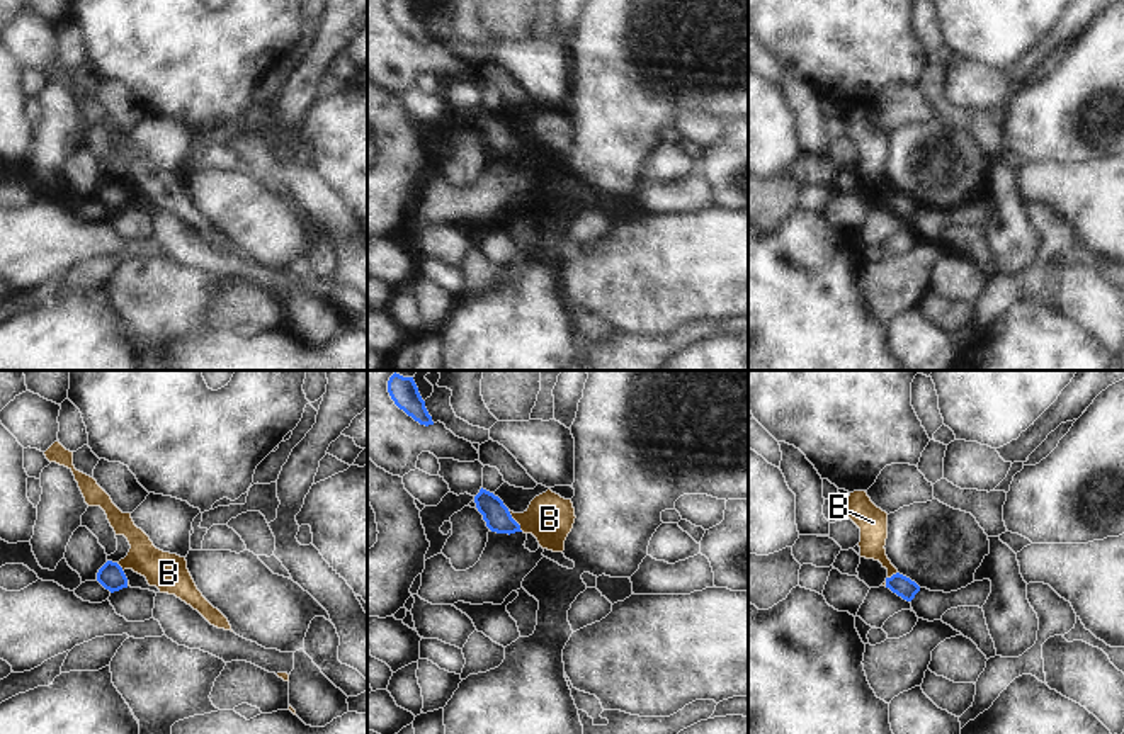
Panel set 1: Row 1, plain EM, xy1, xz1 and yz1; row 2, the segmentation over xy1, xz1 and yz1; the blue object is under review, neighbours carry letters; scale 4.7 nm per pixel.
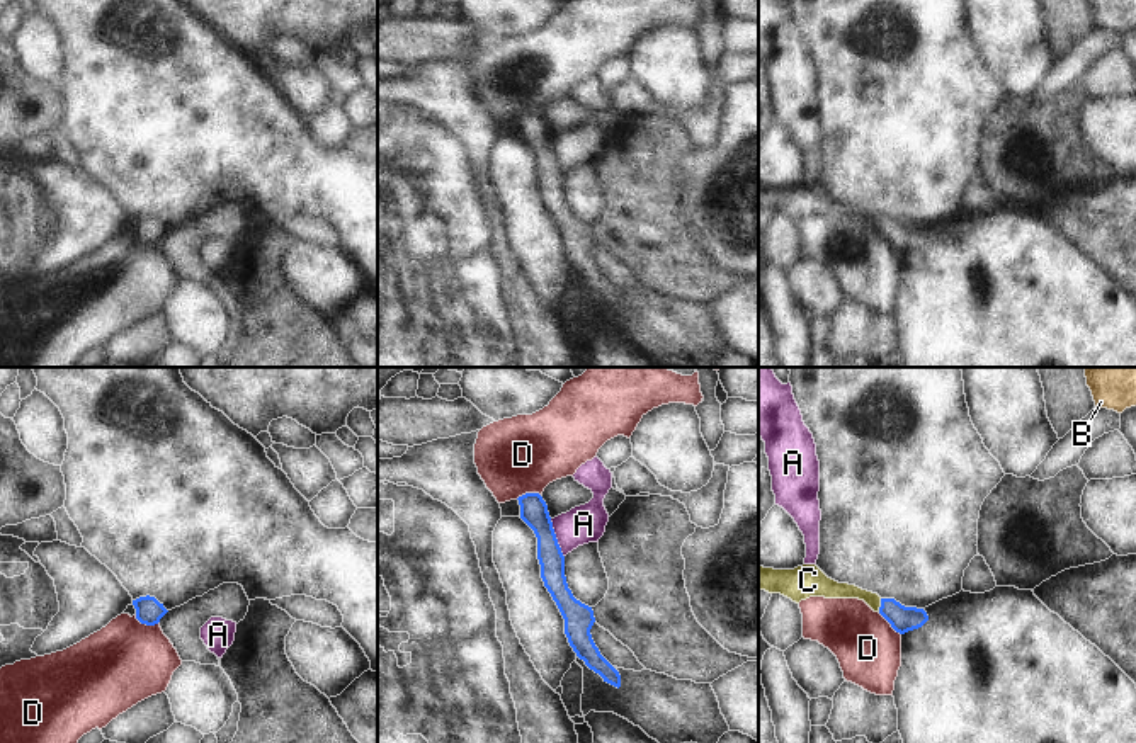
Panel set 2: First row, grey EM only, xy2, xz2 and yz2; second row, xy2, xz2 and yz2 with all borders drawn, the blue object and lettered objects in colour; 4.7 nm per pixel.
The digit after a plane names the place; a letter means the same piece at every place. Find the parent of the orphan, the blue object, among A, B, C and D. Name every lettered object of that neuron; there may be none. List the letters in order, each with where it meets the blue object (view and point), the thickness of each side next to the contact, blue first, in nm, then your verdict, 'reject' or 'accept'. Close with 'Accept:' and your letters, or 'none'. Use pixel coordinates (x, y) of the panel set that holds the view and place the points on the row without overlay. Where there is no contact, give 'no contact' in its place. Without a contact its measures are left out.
A: xz2 (555, 157) | 130/180 nm | reject
B: xz1 (514, 140) | 120/220 nm | reject
C: yz2 (881, 225) | 120/90 nm | accept
D: xy2 (147, 243) | 130/400 nm | reject
Accept: C

